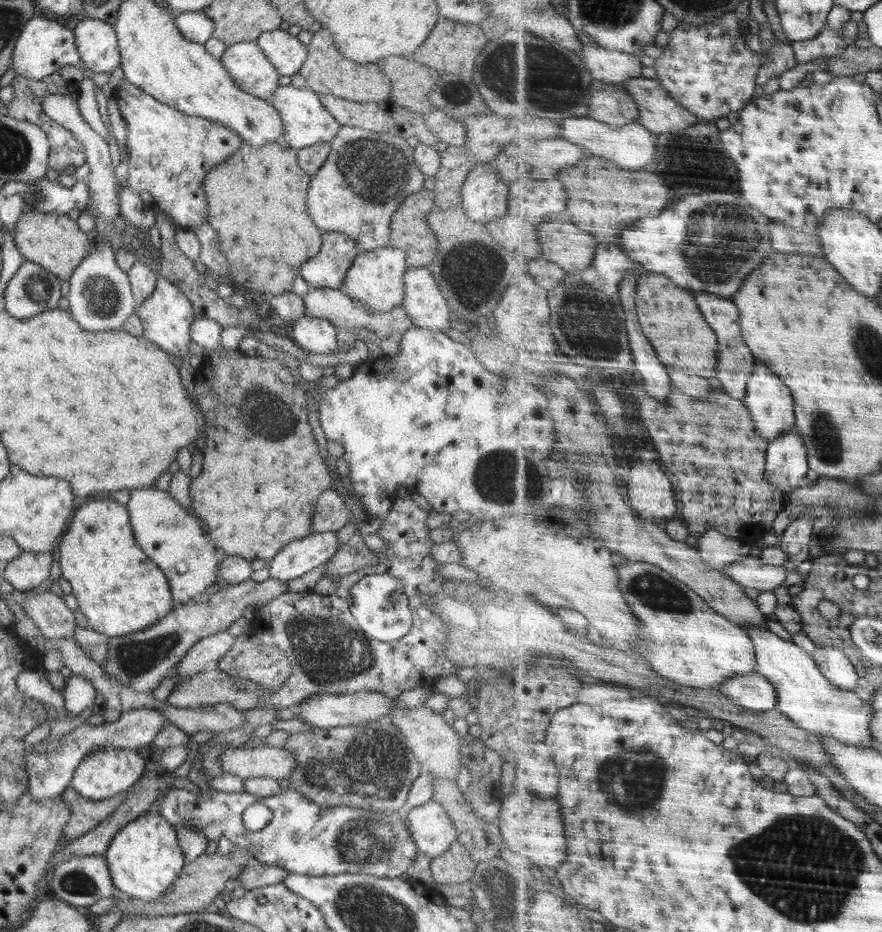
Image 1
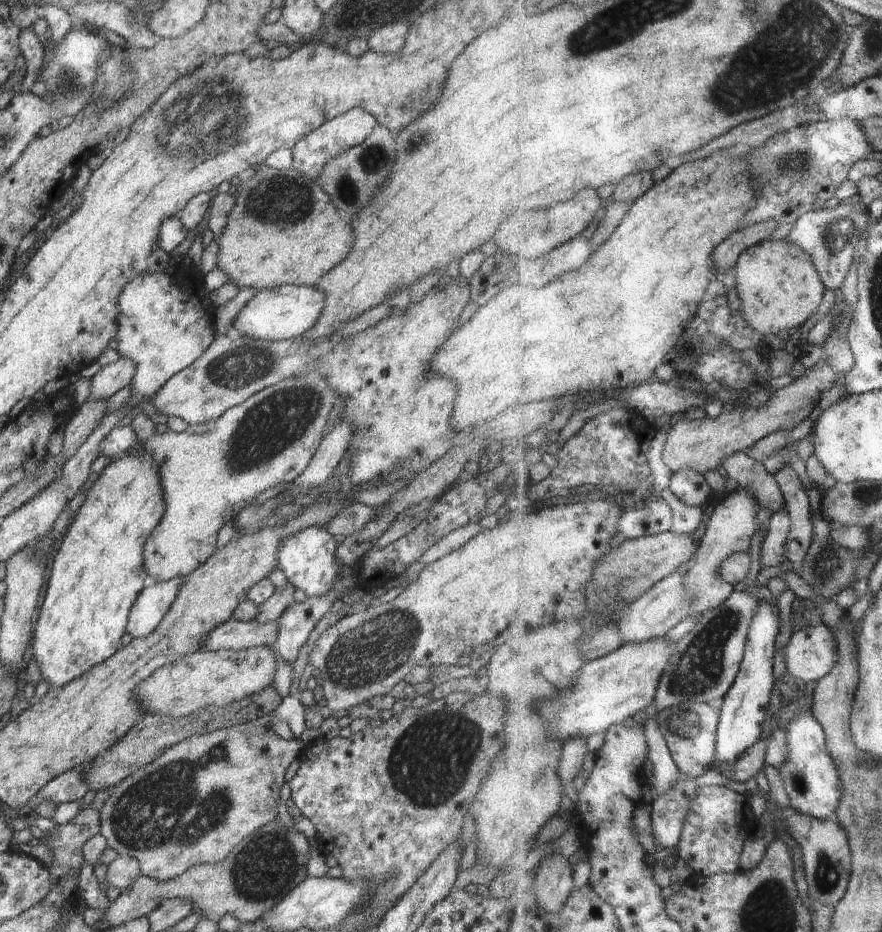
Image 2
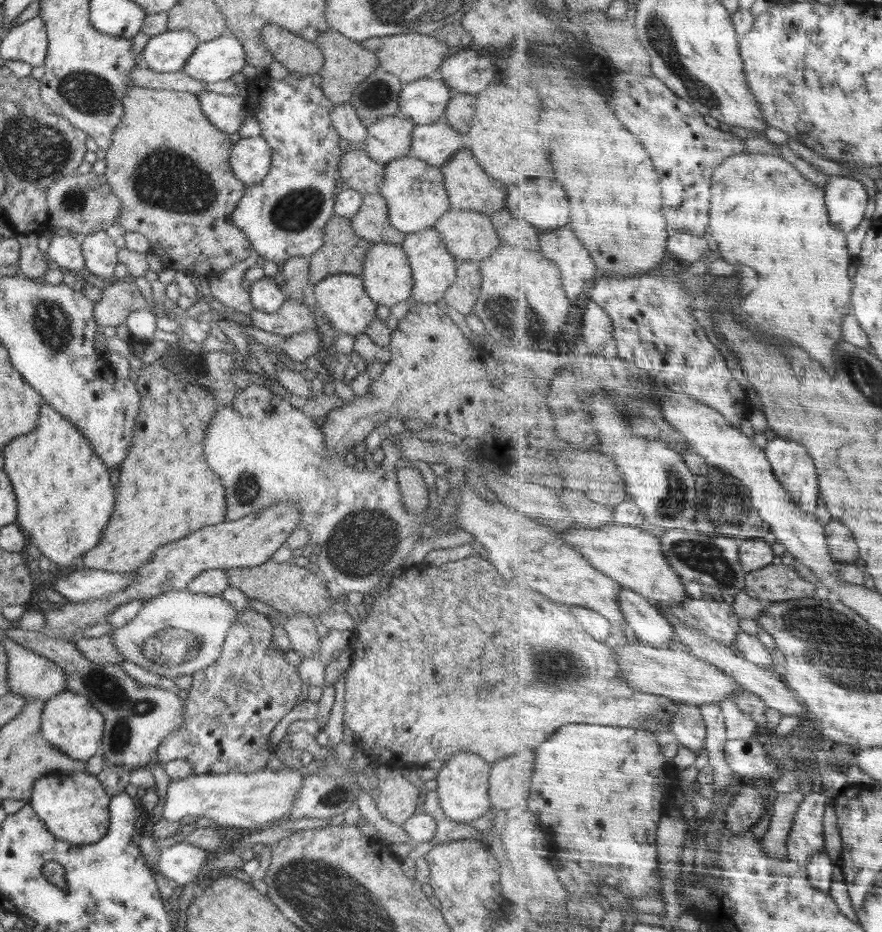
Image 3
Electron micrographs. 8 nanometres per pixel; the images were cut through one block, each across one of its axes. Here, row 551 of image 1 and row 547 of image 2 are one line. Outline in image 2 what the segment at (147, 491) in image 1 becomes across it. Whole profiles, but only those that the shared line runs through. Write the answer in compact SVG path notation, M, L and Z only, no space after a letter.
M312 370L306 376L287 378L264 388L246 402L229 408L216 420L190 425L180 433L168 429L144 440L145 452L158 462L158 476L166 506L162 522L154 528L142 552L150 582L166 582L194 572L216 552L216 536L226 522L235 519L263 491L279 482L294 482L318 450L329 409L336 399L336 390L330 388L328 380L318 370Z

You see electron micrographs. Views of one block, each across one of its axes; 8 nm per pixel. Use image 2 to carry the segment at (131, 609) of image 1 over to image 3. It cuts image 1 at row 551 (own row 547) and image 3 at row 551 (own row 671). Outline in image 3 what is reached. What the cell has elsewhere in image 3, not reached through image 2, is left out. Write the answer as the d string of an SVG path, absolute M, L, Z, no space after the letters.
M42 404L40 420L34 431L28 436L12 440L4 448L3 471L8 475L17 499L16 524L28 532L31 542L41 554L60 568L81 565L82 556L102 540L104 528L114 512L114 492L110 484L110 472L98 458L88 438L84 437L68 420L65 420L54 408Z

